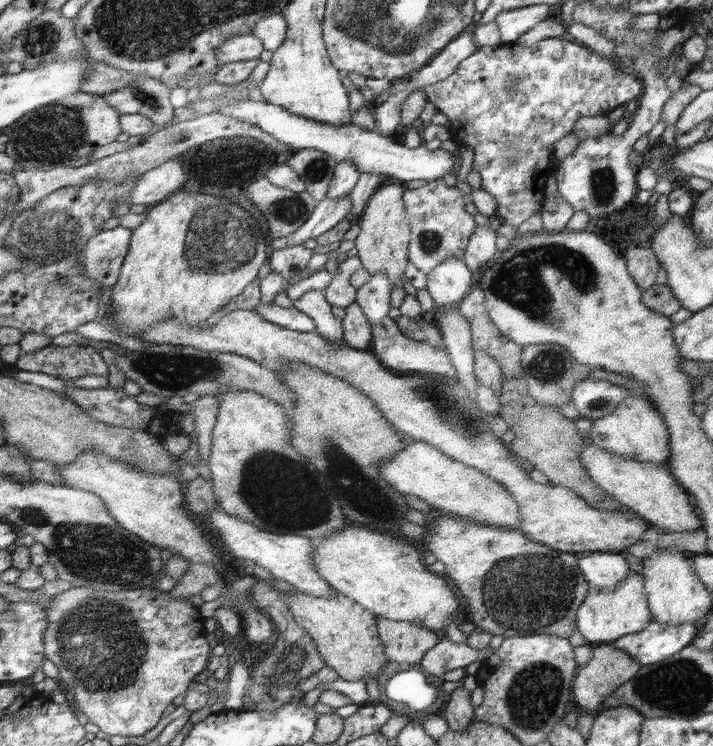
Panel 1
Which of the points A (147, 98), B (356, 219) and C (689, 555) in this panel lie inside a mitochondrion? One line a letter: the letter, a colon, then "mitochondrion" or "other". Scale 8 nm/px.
A: mitochondrion
B: other
C: other

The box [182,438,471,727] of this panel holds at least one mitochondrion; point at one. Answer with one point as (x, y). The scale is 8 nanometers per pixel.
(277, 675)

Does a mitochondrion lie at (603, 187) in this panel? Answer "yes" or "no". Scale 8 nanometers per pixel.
yes

